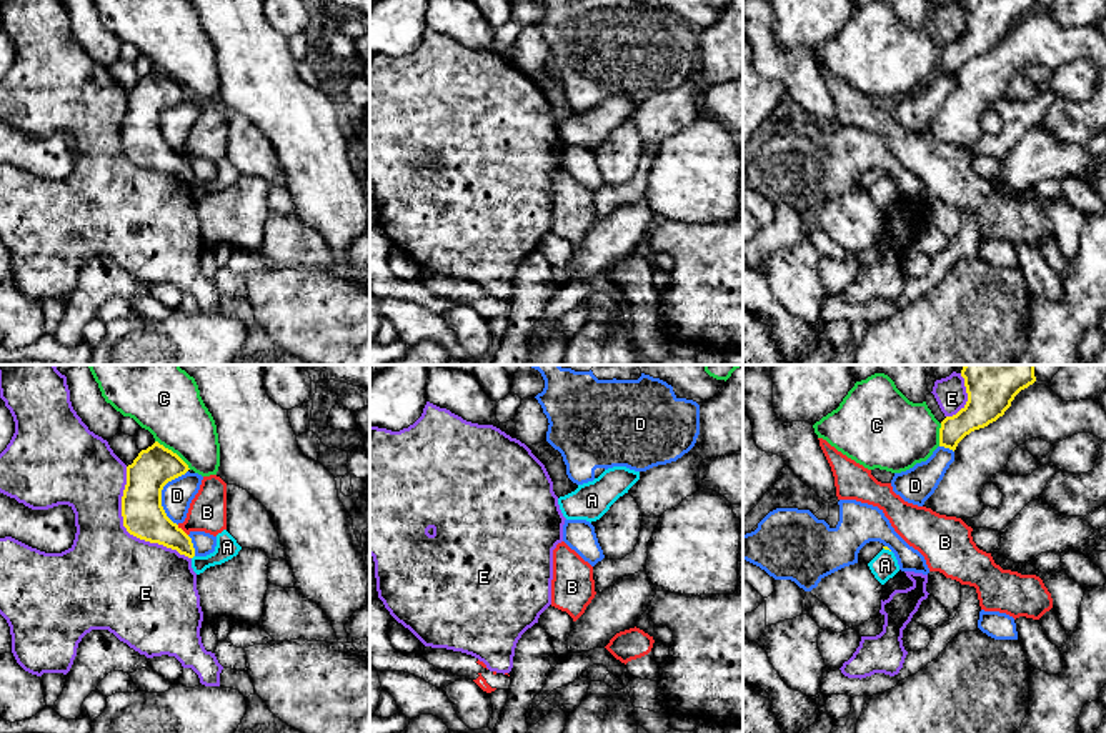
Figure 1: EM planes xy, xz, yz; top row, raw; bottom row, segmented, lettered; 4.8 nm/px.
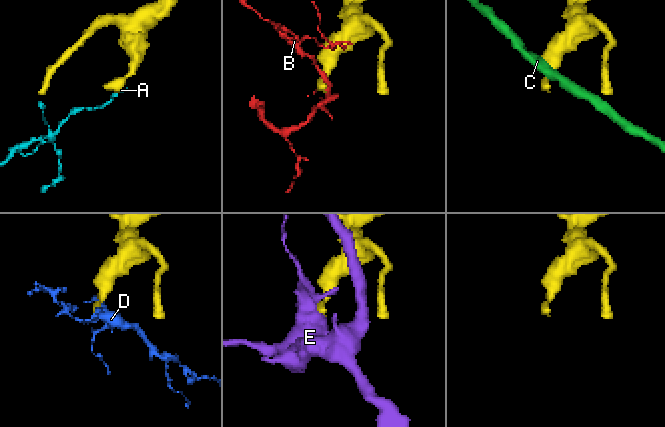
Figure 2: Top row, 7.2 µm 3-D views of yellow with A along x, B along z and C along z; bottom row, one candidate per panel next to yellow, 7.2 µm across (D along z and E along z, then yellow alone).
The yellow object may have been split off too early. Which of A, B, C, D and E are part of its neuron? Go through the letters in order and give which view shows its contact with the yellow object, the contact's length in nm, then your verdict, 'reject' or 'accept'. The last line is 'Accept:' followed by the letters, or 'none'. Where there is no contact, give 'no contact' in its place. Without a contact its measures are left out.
A: contact in yz; length 50 nm; reject
B: contact in xy; length 80 nm; reject
C: contact in xy; length 220 nm; reject
D: contact in xy; length 280 nm; reject
E: contact in xy; length 550 nm; reject
Accept: none

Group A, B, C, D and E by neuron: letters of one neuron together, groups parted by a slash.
A / B / C / D / E

